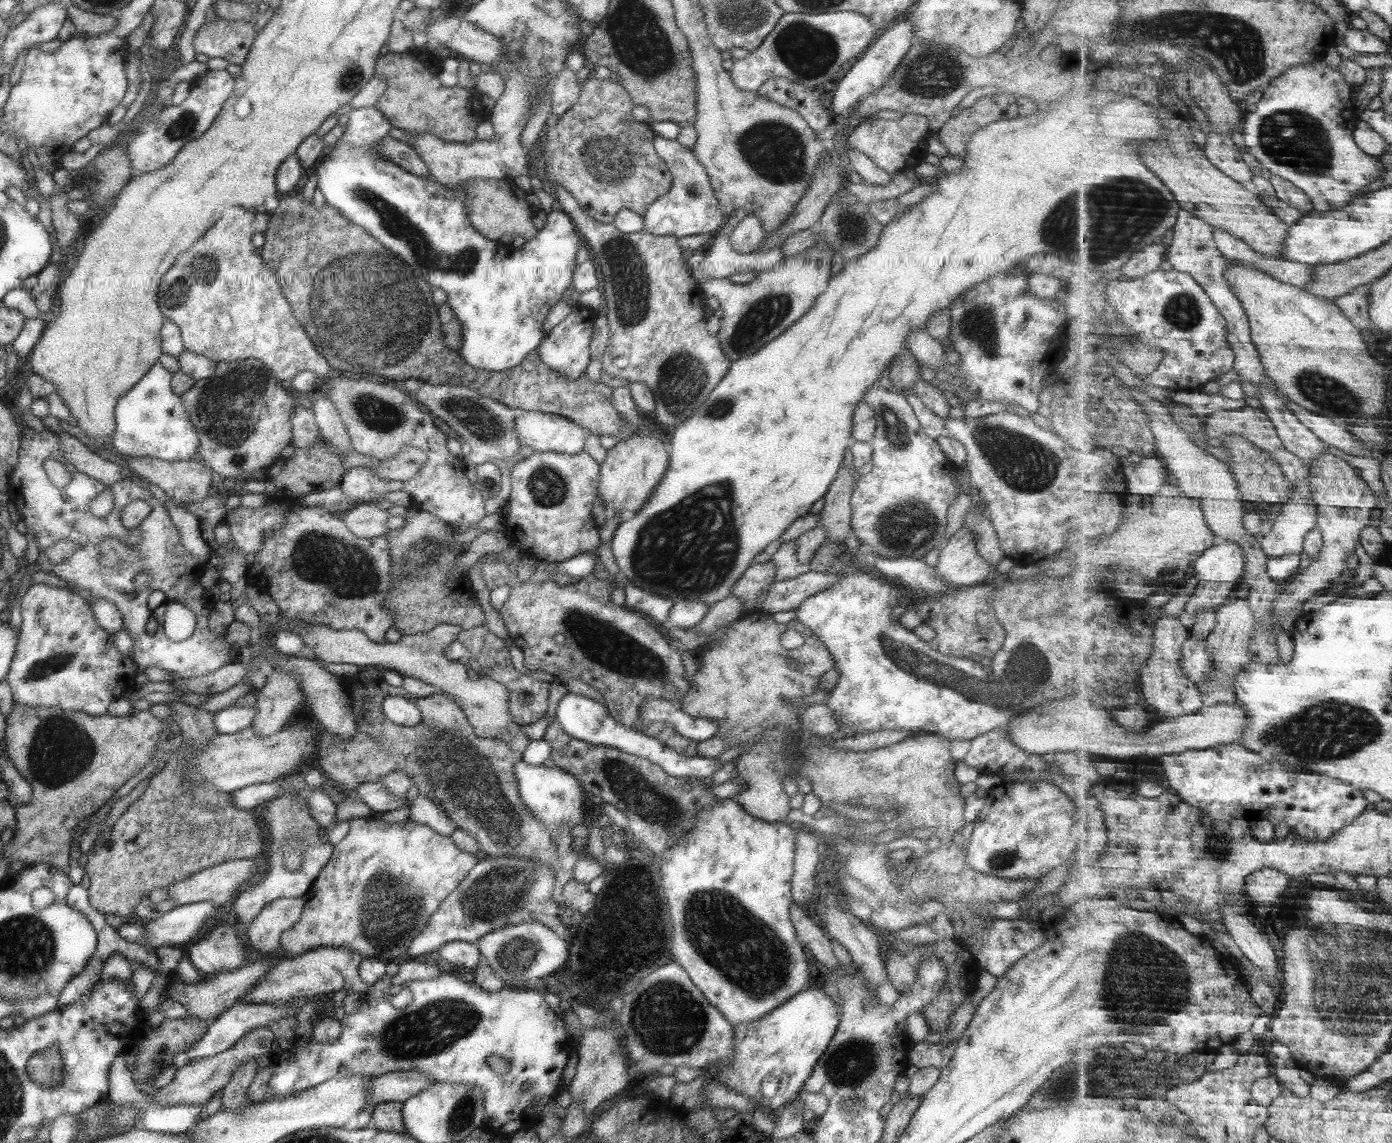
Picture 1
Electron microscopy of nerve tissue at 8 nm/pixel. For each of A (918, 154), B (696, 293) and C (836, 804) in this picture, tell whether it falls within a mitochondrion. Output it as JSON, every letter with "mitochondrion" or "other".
{"A":"other","B":"other","C":"other"}

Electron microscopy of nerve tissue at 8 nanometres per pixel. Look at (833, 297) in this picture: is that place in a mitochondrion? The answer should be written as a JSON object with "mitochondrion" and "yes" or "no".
{"mitochondrion":"no"}

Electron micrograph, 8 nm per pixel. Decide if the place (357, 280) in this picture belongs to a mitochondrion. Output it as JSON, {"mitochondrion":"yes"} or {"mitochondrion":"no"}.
{"mitochondrion":"yes"}

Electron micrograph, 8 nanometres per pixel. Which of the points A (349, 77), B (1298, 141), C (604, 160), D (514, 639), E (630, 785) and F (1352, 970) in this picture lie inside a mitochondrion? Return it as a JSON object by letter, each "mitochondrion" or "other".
{"A":"mitochondrion","B":"mitochondrion","C":"mitochondrion","D":"other","E":"mitochondrion","F":"mitochondrion"}

